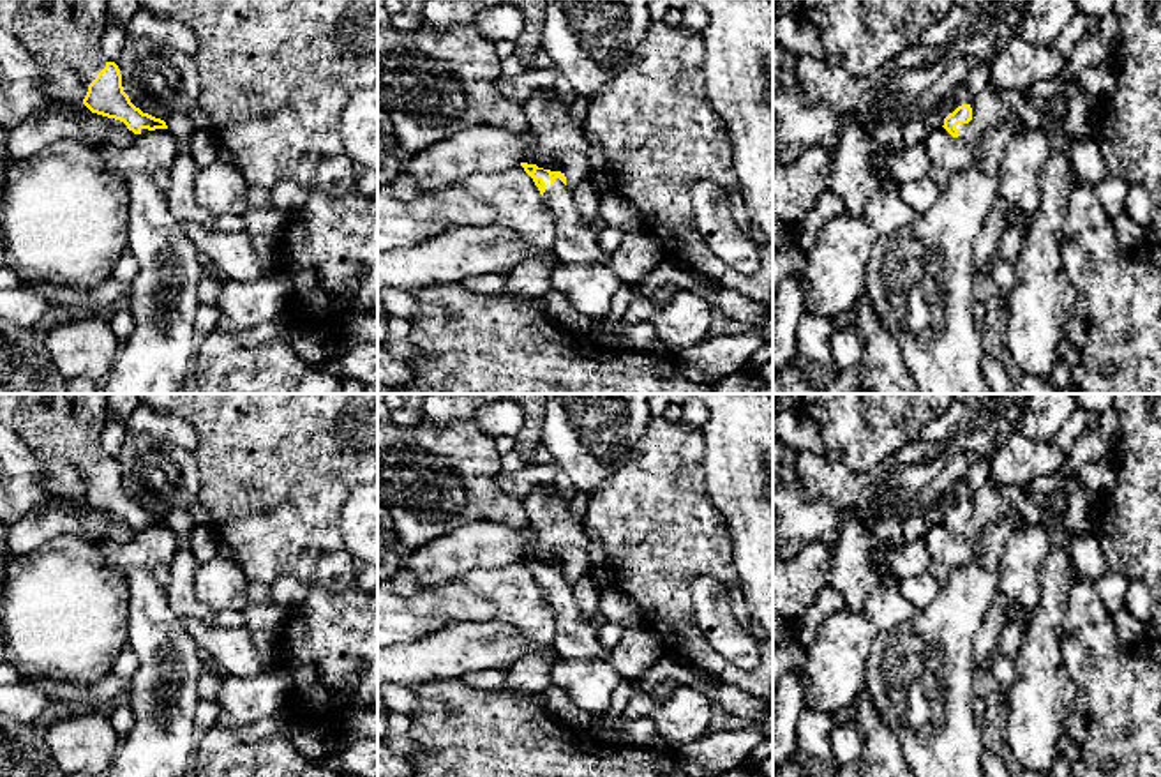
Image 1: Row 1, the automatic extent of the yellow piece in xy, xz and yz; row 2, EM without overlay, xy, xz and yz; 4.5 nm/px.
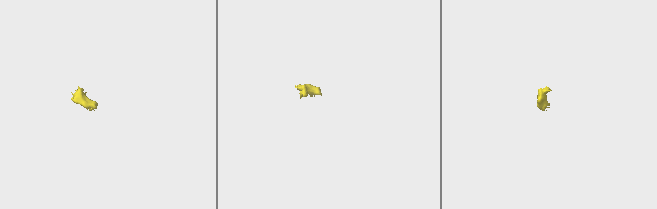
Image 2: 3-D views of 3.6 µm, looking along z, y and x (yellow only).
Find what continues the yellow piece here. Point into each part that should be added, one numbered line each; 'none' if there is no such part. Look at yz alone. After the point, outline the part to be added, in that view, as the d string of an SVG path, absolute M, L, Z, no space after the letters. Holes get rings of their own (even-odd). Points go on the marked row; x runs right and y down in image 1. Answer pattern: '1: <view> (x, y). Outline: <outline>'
1: yz (987, 110). Outline: M988 87L974 97L970 108L972 120L956 125L958 140L969 143L999 127L1009 117L1009 111Z

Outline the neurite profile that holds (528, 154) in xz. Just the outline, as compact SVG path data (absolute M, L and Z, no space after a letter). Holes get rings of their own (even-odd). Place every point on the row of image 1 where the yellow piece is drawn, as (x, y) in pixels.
M531 145L521 148L521 162L536 164L538 168L565 173L563 161L556 161Z

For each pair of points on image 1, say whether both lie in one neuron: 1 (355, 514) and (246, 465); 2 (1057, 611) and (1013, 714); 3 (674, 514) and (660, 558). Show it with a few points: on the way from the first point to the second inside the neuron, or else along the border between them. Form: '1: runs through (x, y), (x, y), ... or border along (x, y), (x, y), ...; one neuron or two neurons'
1: border along (359, 484), (343, 505), (339, 521), (348, 550); two neurons
2: runs through (1043, 636), (1038, 689); one neuron
3: runs through (664, 525), (660, 528), (660, 548); one neuron

